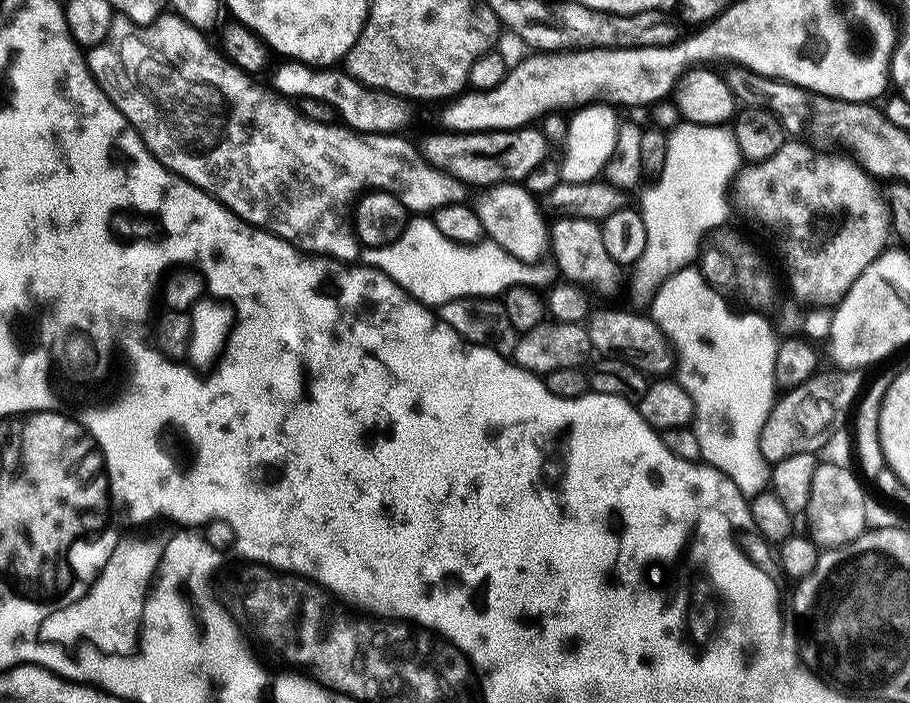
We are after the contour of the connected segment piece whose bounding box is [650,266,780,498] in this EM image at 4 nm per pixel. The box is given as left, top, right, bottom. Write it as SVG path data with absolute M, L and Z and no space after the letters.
M696 266L680 268L672 276L666 277L653 294L650 301L650 307L652 307L652 309L650 309L652 320L662 331L664 331L664 335L671 341L678 355L678 372L680 368L678 383L686 390L686 394L690 394L690 398L694 402L694 408L696 410L694 430L698 434L700 460L711 466L711 468L716 468L722 474L726 474L726 478L730 478L730 482L734 482L734 486L738 486L738 490L746 498L754 497L757 493L765 491L770 484L770 465L760 454L760 435L762 434L762 426L766 426L766 418L770 414L772 407L776 405L778 399L778 385L776 383L774 364L778 358L780 340L778 339L778 332L774 327L773 321L769 319L769 317L768 321L767 318L764 317L767 315L761 314L756 310L737 310L727 299L725 299L725 297L721 296L720 293L709 284L708 279L700 273L699 267Z

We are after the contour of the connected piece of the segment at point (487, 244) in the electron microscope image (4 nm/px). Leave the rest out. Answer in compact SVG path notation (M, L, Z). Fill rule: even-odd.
M431 218L409 219L397 240L381 248L364 248L362 260L367 267L377 268L402 286L402 290L409 292L415 300L429 306L439 306L467 296L500 298L508 288L539 286L554 276L547 263L522 262L487 238L479 244L450 242L450 238L434 226Z

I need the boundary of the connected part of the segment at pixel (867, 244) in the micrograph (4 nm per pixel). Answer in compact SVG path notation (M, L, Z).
M785 142L778 154L770 154L770 158L741 167L734 181L734 200L768 231L768 236L784 263L784 272L792 287L791 295L805 305L835 306L860 277L862 270L877 260L885 249L884 242L890 237L890 213L883 197L872 186L873 177L855 160L842 154L834 158L816 156L817 149L805 144Z

